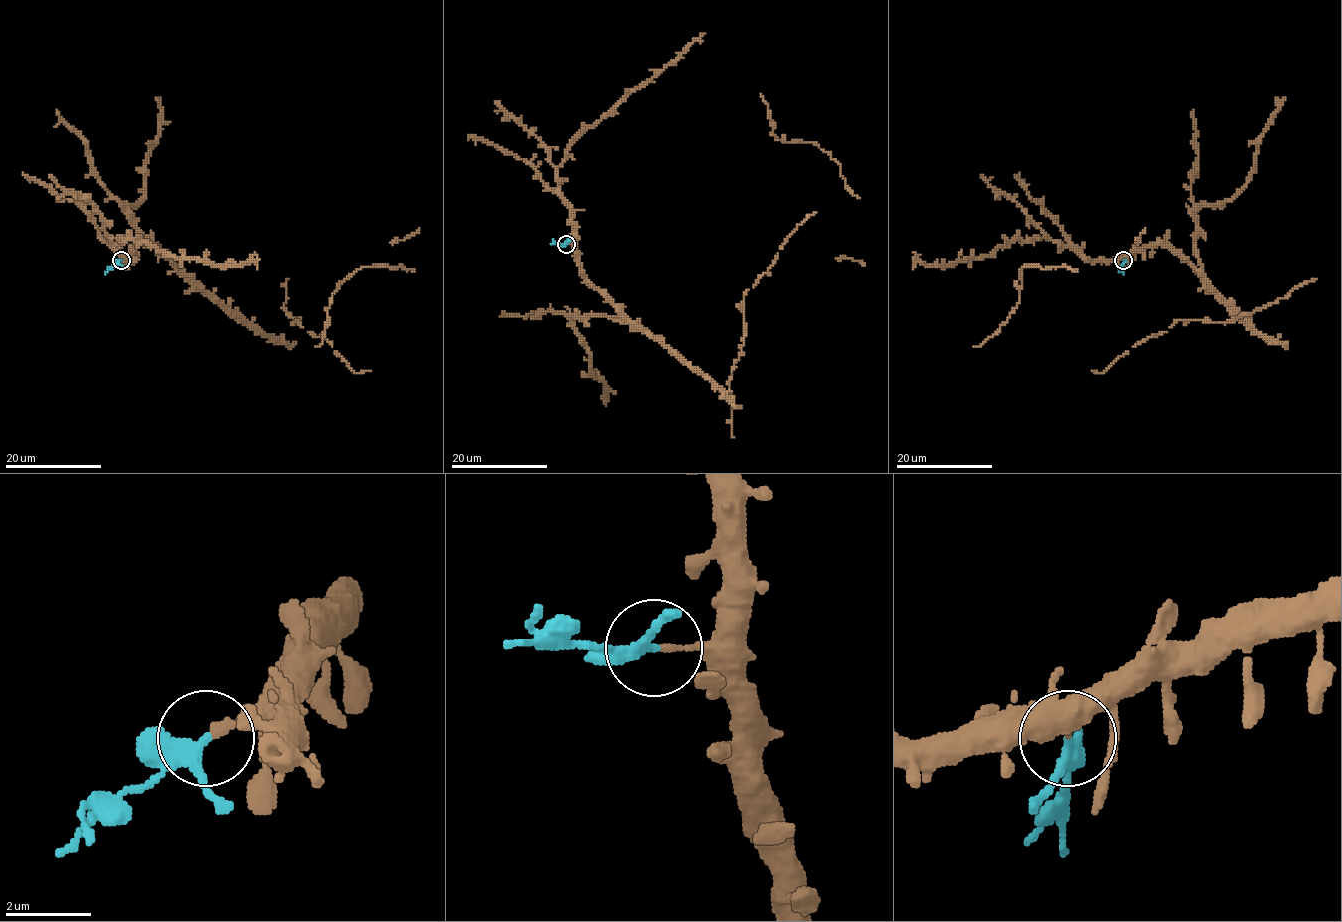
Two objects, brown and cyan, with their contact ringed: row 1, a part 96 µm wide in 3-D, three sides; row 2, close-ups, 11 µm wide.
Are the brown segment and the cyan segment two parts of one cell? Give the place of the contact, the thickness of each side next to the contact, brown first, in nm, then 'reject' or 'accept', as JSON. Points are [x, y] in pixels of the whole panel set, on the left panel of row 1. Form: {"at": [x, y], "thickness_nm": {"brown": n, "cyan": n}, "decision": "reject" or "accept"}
{"at": [121, 260], "thickness_nm": {"brown": 160, "cyan": 280}, "decision": "reject"}

